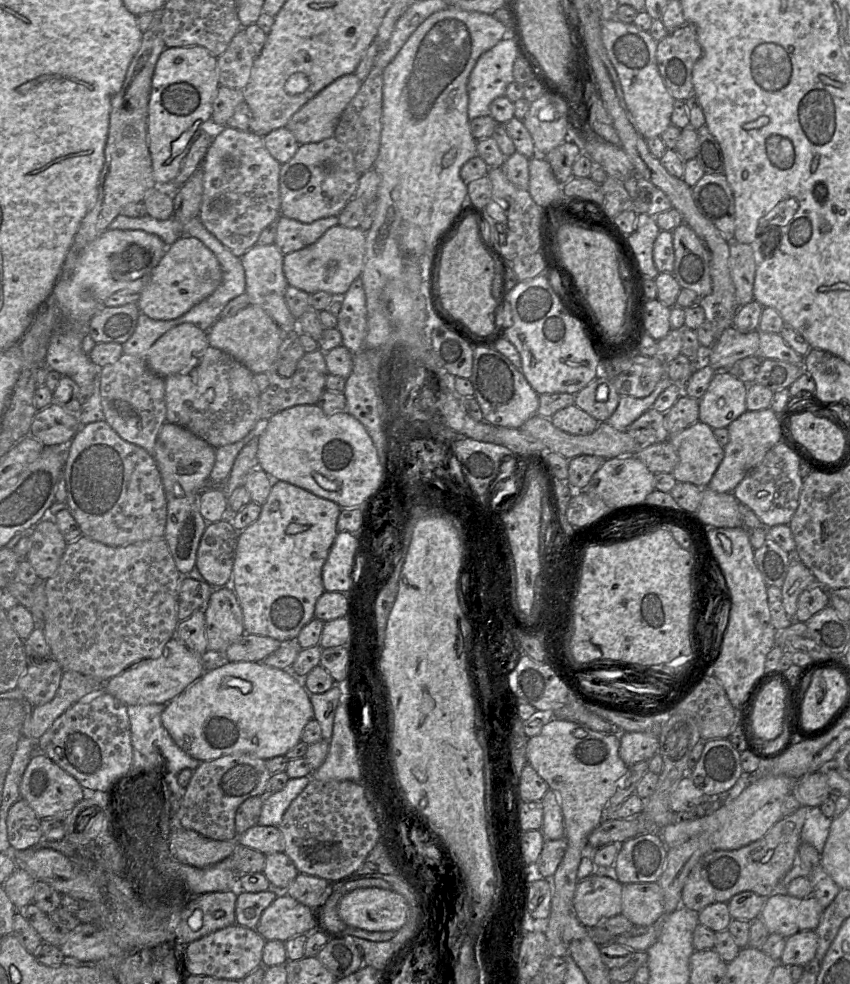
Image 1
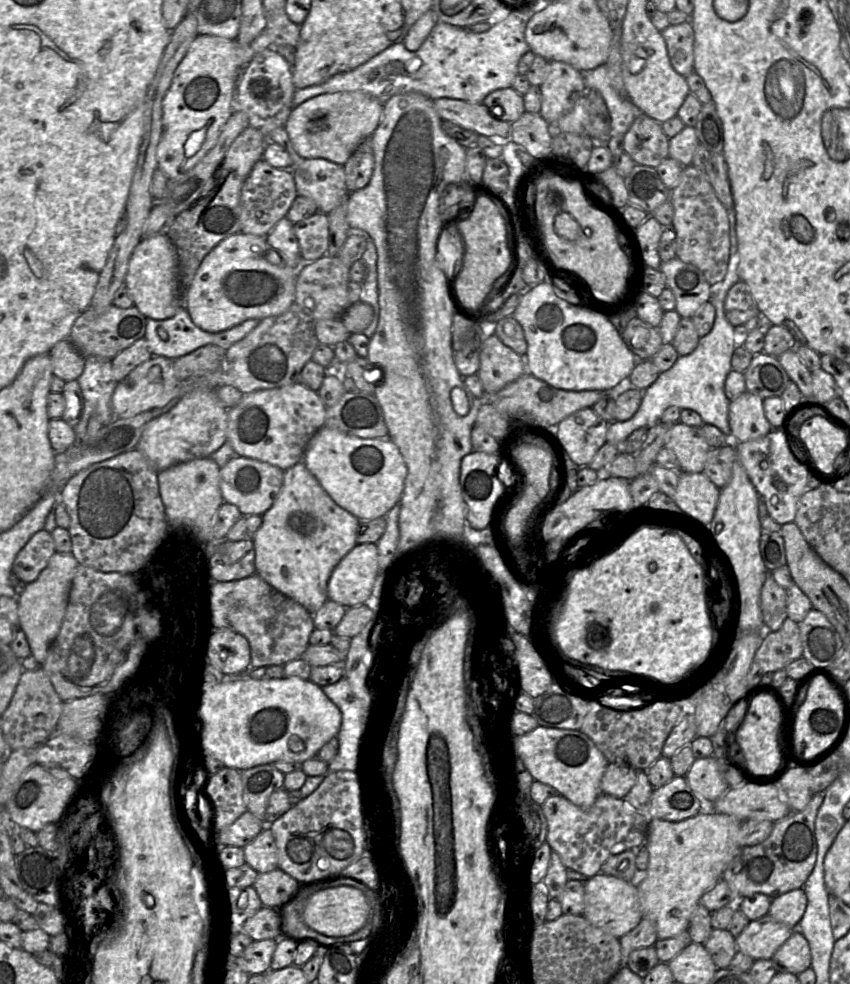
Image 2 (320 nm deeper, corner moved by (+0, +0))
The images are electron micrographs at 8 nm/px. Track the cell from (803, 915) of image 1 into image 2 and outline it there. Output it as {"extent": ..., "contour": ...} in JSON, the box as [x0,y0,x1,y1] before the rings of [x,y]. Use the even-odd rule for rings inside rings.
{"extent":[735,915,792,959],"contour":[[[765,915],[752,920],[735,938],[738,951],[758,959],[772,959],[779,947],[792,935],[792,927]]]}

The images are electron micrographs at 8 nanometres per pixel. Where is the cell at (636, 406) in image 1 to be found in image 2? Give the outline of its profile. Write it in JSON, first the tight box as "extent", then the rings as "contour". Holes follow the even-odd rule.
{"extent":[606,207,740,445],"contour":[[[734,207],[727,212],[730,230],[730,260],[724,279],[716,286],[711,286],[710,302],[716,312],[712,330],[707,335],[700,337],[696,349],[691,354],[679,356],[669,370],[660,373],[657,380],[643,391],[641,405],[631,419],[609,423],[606,441],[612,445],[623,442],[633,431],[643,426],[653,426],[660,422],[663,412],[670,406],[678,407],[681,410],[694,410],[701,416],[703,423],[714,425],[724,434],[730,435],[728,421],[730,400],[725,394],[724,385],[727,375],[732,370],[731,358],[736,346],[740,343],[740,337],[739,330],[733,327],[725,316],[724,303],[728,291],[740,279],[738,275],[736,212]]]}

